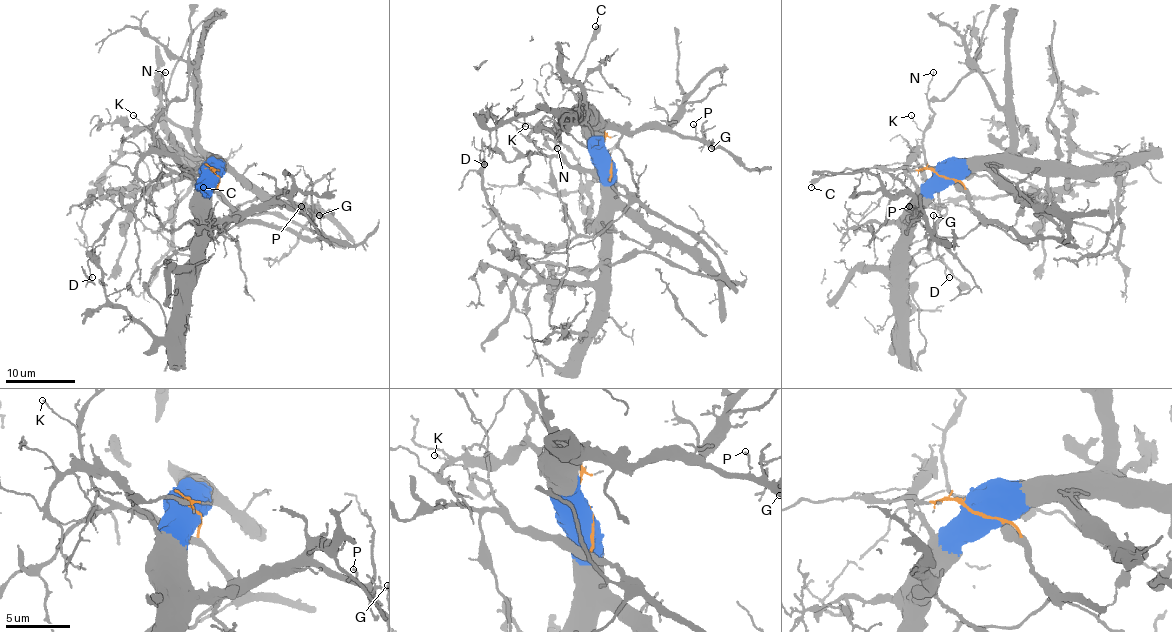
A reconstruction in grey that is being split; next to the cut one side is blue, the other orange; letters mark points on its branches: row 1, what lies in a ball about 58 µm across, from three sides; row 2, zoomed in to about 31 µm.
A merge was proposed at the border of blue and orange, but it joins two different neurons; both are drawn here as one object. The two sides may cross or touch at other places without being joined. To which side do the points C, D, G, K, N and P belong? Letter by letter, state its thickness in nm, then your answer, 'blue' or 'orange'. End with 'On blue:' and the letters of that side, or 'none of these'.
C: calibre 240 nm; orange
D: calibre 130 nm; orange
G: calibre 110 nm; blue
K: calibre 110 nm; orange
N: calibre 130 nm; orange
P: calibre 160 nm; blue
On blue: G, P

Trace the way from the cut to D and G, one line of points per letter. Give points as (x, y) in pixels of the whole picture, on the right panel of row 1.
D: (942, 174), (965, 188), (945, 173), (939, 185), (945, 213), (930, 253), (949, 277)
G: (942, 174), (921, 197), (911, 218), (916, 214), (916, 204), (932, 230), (933, 214)

